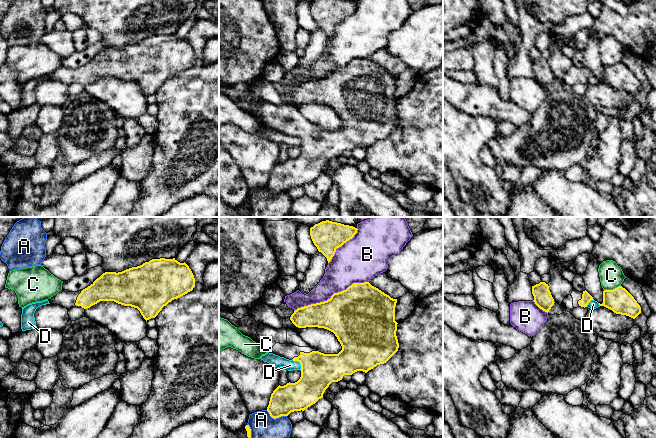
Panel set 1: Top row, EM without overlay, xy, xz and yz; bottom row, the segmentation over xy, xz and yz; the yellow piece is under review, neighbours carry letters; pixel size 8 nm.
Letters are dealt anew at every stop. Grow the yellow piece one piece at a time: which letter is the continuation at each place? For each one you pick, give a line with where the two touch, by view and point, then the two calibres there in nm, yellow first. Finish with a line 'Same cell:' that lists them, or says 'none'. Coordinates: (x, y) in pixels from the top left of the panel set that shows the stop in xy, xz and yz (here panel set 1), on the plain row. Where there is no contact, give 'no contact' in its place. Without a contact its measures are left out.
Same cell: none

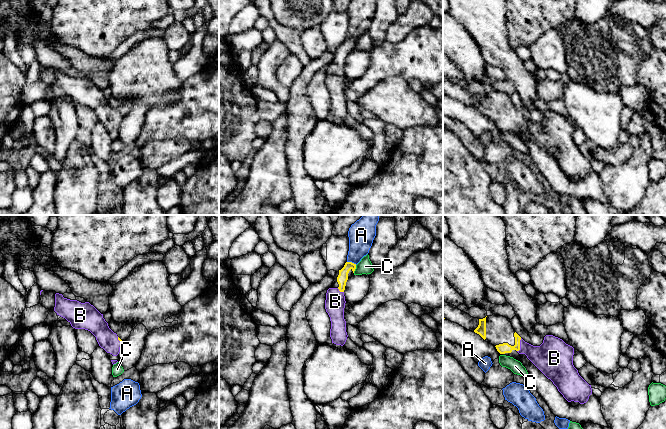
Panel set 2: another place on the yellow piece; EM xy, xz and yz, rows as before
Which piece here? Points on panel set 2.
B: meets yellow in yz at (519, 121); 80 nm thick on the yellow side, 240 nm on the other
Same cell: B

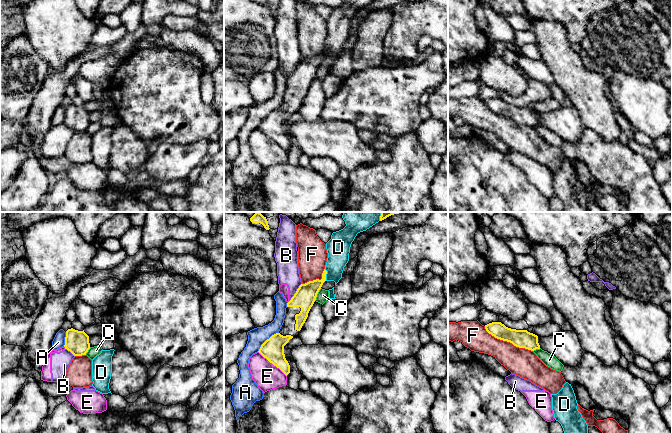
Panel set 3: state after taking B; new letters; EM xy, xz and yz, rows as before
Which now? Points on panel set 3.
Same cell: none

